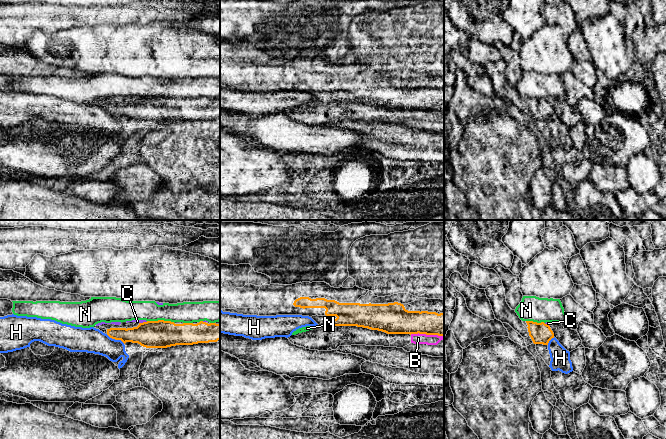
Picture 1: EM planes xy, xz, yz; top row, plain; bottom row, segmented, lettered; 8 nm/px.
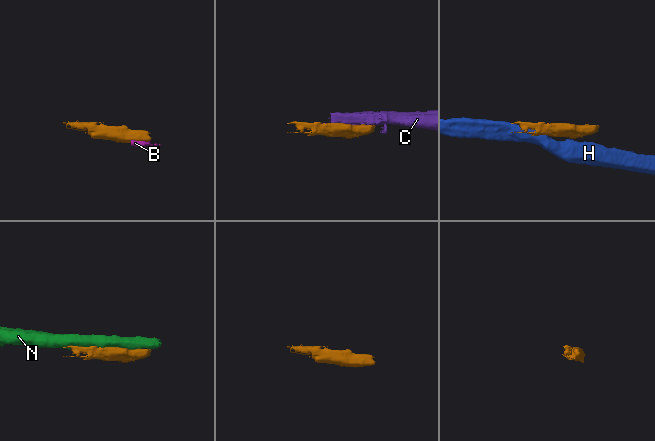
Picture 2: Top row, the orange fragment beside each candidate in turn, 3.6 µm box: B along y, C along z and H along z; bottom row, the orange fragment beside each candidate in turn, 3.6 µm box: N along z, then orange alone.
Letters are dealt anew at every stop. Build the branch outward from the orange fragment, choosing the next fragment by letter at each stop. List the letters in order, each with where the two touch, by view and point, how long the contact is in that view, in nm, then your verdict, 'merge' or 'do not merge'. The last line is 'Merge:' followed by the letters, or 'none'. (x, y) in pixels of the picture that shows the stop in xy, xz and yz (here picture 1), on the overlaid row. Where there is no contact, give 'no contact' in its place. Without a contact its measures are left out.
B: contact xz (427, 334); length 280 nm; do not merge
C: contact xy (143, 322); length 70 nm; do not merge
H: contact xy (115, 339); length 170 nm; do not merge
N: contact xy (161, 320); length 220 nm; do not merge
Merge: none

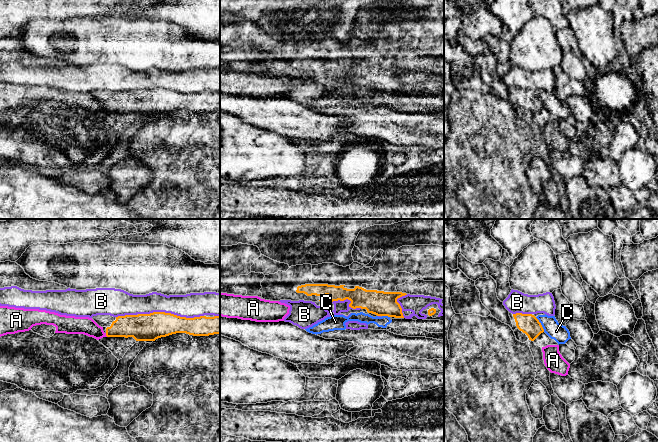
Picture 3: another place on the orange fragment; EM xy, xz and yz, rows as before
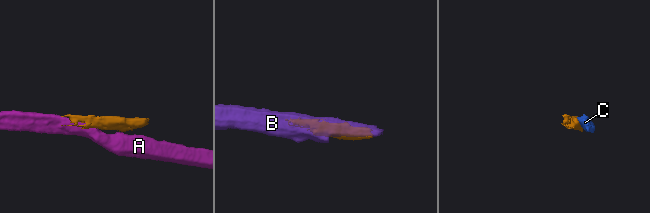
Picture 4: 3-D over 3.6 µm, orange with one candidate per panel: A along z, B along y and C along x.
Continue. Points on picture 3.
A: contact xy (106, 335); length 40 nm; do not merge
B: contact xy (170, 313); length 550 nm; do not merge
C: contact yz (540, 324); length 140 nm; do not merge
Merge: none

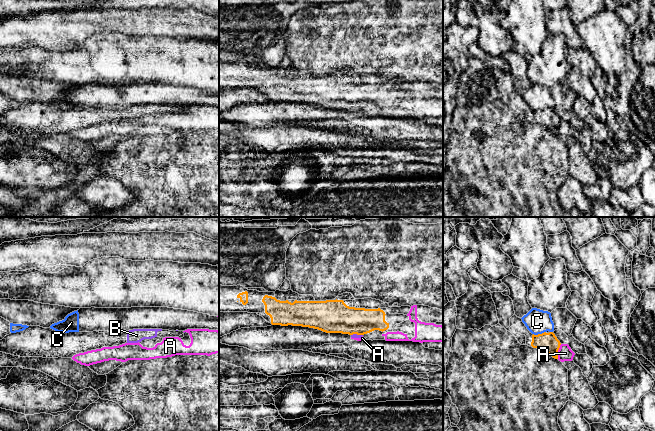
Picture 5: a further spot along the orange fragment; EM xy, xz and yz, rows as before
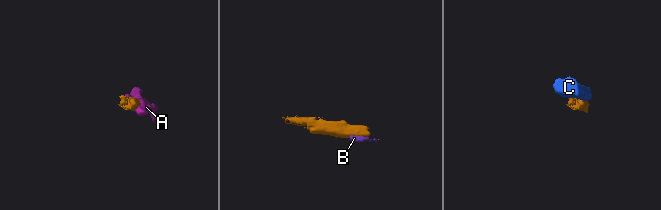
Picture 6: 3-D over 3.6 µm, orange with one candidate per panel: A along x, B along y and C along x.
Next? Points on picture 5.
A: contact yz (557, 351); length 120 nm; merge
B: contact xz (356, 333); length 100 nm; do not merge
C: contact yz (539, 334); length 110 nm; do not merge
Merge: A

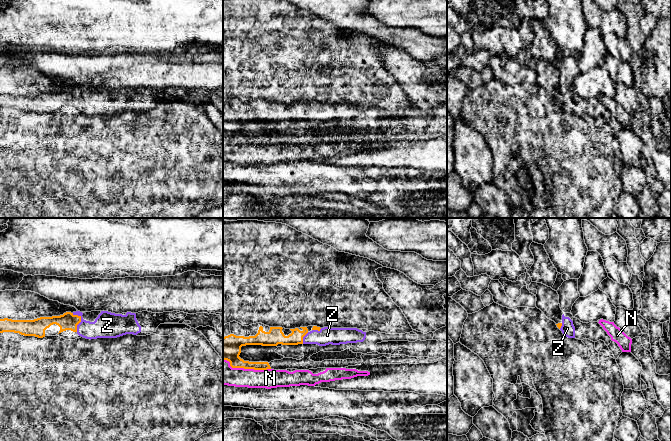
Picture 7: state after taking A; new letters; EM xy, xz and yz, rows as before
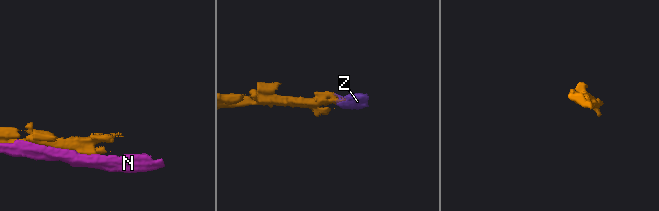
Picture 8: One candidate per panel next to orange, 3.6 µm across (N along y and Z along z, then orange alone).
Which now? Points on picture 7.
N: contact xz (246, 368); length 400 nm; do not merge
Z: contact xy (80, 320); length 160 nm; merge
Merge: Z

